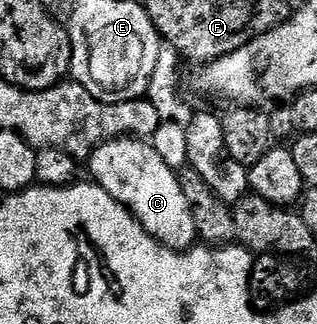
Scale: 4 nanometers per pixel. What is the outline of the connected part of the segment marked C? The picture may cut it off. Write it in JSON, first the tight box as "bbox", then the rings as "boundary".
{"bbox":[86,137,197,250],"boundary":[[[117,137],[115,141],[102,143],[93,151],[86,162],[86,169],[92,172],[91,180],[103,187],[106,195],[110,195],[119,205],[131,211],[132,217],[145,231],[158,243],[162,243],[171,249],[185,250],[193,248],[197,244],[196,228],[194,227],[194,215],[190,211],[190,203],[180,186],[180,178],[177,170],[172,169],[158,155],[158,151],[151,143],[144,139],[134,137]]]}

